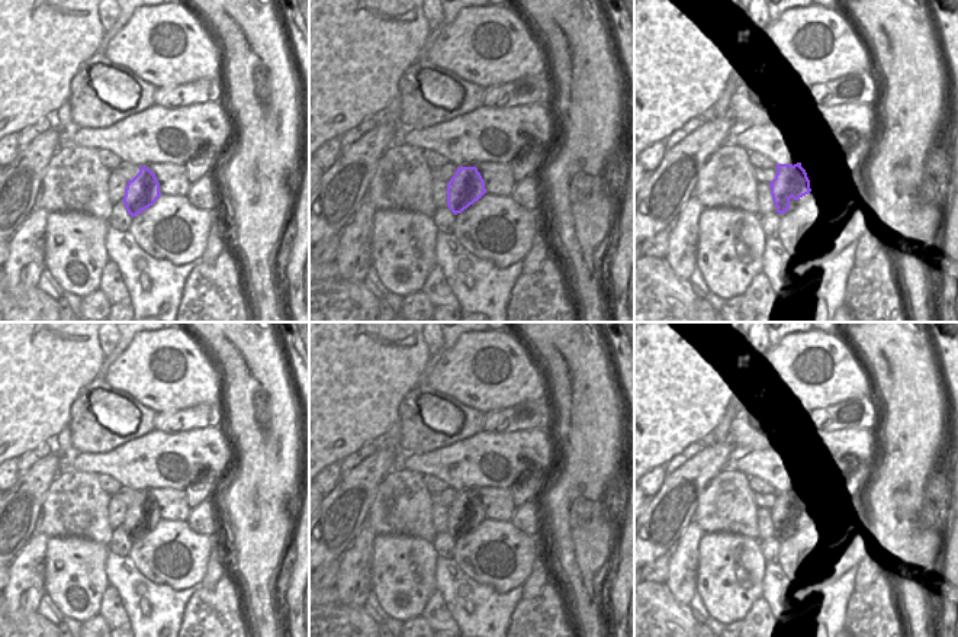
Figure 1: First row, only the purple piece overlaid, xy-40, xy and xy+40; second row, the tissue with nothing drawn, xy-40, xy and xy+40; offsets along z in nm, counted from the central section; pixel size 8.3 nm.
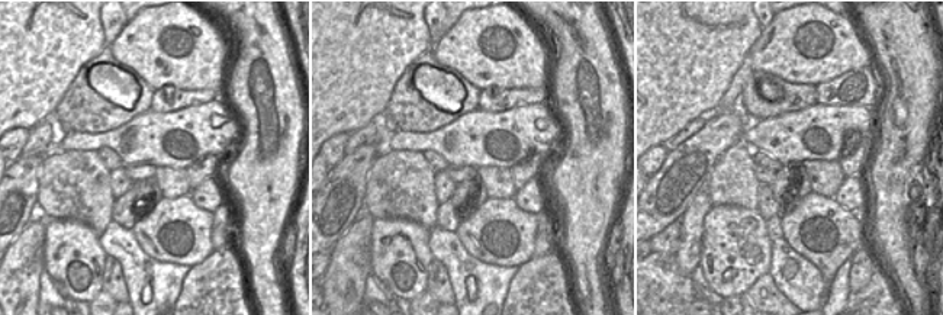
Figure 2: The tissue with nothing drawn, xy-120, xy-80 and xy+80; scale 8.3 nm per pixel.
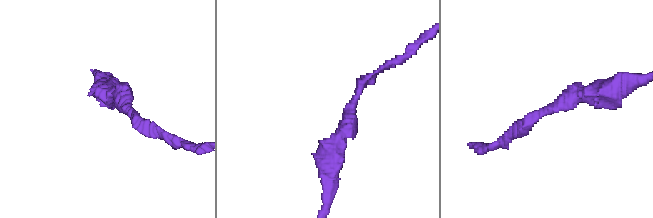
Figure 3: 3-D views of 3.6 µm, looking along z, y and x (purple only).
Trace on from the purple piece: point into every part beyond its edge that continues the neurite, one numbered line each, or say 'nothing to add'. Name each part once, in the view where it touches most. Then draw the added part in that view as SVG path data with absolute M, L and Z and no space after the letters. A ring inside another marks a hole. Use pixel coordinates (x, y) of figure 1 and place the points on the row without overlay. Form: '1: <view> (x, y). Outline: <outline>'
nothing to add

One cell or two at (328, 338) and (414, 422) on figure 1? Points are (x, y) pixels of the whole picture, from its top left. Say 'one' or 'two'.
two

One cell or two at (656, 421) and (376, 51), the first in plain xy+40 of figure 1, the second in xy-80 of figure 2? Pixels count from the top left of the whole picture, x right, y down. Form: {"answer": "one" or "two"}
{"answer": "one"}

